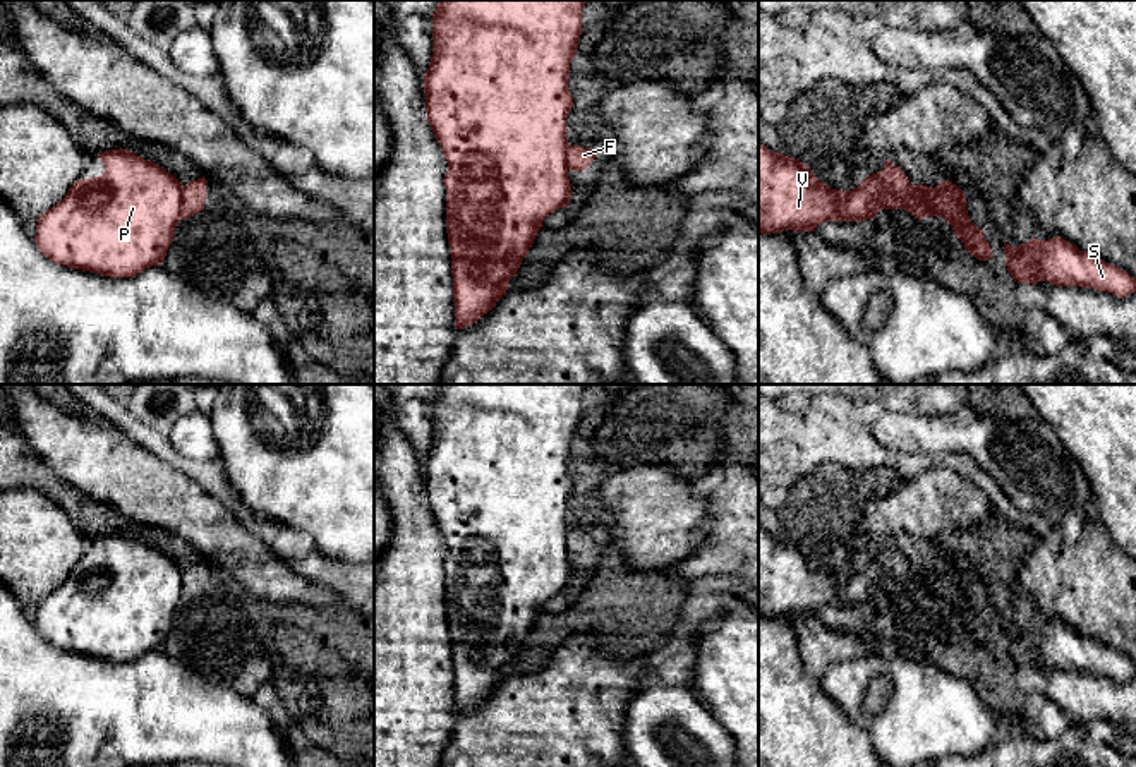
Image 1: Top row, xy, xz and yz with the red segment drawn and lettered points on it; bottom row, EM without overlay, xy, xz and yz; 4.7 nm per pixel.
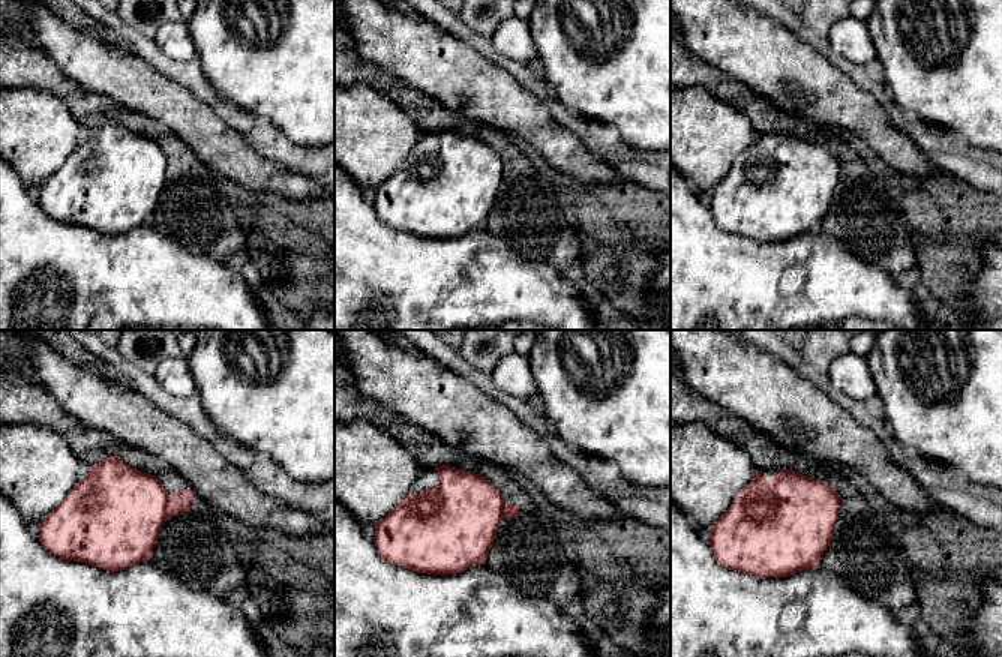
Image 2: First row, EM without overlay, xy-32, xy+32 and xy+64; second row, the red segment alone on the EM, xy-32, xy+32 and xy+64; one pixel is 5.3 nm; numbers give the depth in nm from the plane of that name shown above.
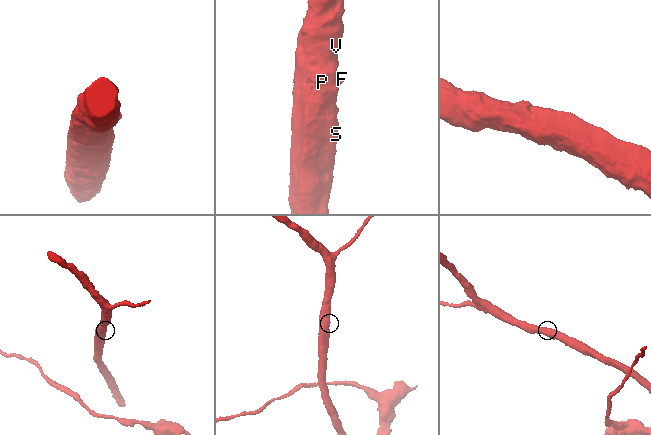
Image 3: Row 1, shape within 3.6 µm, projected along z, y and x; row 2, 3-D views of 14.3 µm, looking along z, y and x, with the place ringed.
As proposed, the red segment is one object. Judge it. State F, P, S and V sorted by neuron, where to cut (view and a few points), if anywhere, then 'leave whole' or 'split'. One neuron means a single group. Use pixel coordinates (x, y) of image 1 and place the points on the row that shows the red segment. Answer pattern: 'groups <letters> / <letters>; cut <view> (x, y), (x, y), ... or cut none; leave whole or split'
groups F / P S V; cut xy (182, 186), (182, 213), (179, 218); split

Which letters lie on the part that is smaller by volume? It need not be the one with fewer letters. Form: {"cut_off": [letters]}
{"cut_off": ["F"]}

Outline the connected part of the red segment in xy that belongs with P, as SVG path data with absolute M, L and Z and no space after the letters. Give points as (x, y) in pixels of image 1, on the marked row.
M127 149L94 154L105 172L79 178L63 199L38 218L34 242L55 264L110 278L160 266L182 214L182 184L165 168Z

